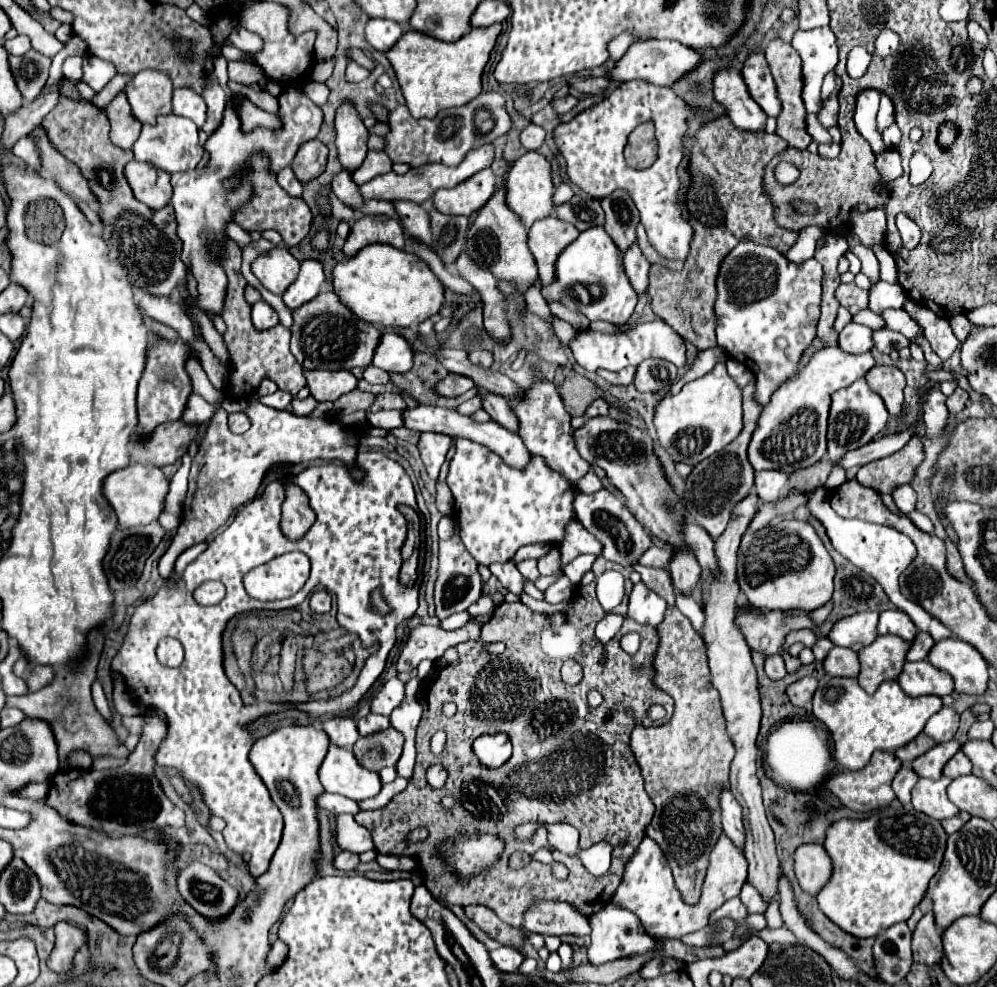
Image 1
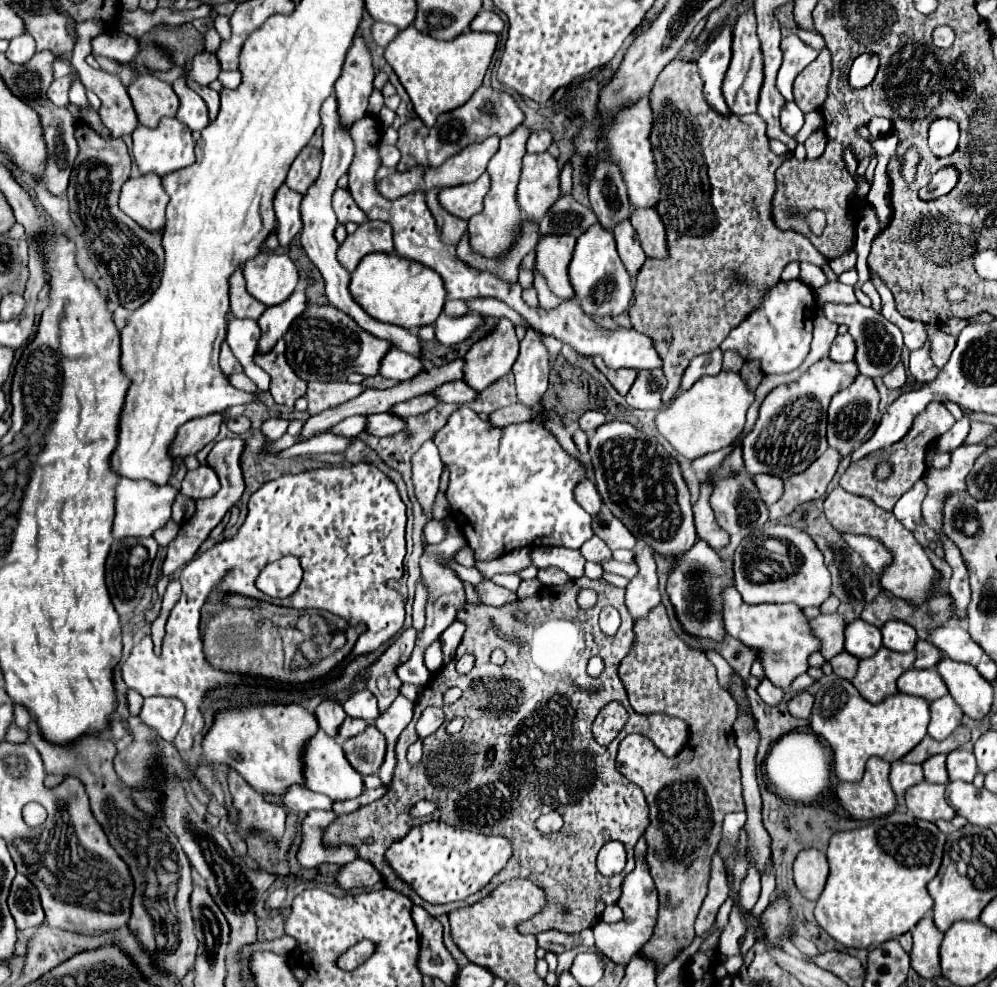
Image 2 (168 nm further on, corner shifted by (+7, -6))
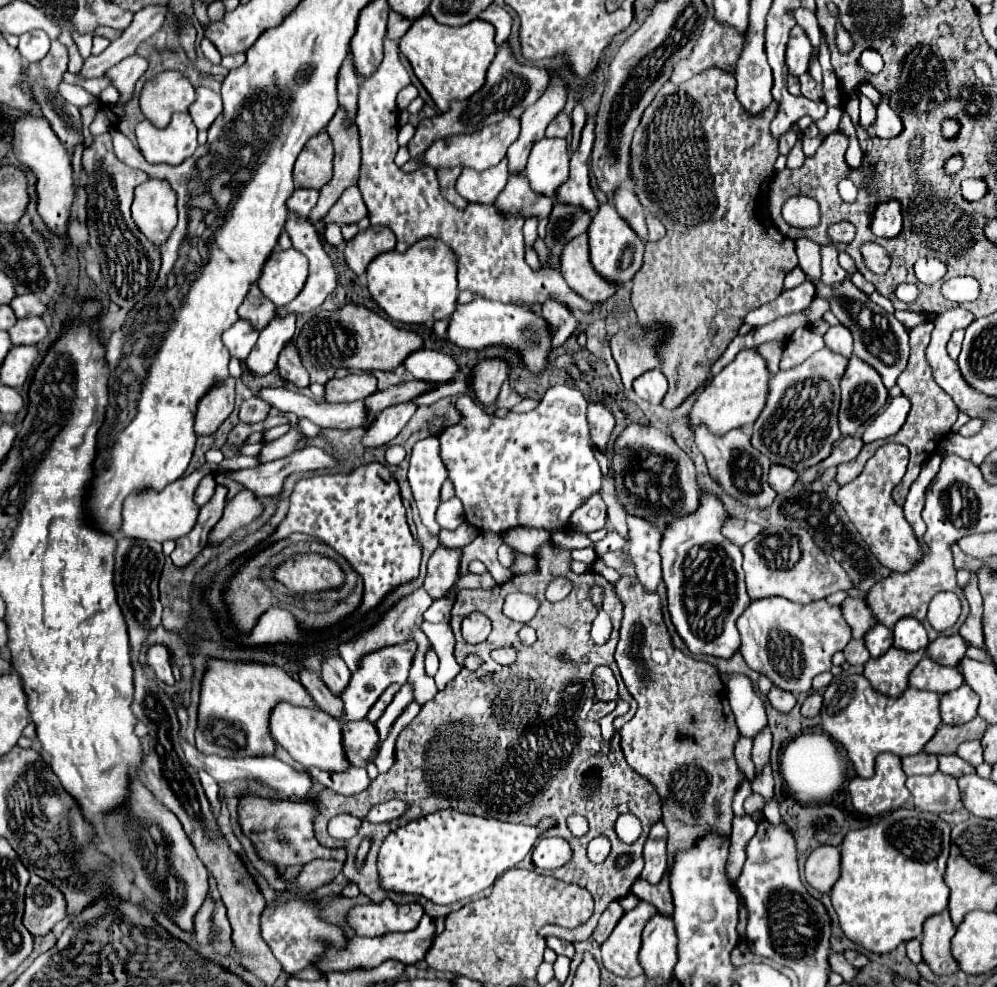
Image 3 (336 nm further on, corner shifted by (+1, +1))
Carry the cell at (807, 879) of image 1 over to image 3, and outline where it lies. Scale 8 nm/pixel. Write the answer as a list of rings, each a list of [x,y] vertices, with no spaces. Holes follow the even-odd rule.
[[[821,845],[821,849],[815,849],[807,861],[805,861],[805,879],[807,883],[817,889],[819,893],[829,893],[835,881],[839,879],[839,849],[831,845]]]

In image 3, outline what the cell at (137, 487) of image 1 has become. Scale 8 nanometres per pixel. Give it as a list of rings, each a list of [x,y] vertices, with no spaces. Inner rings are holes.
[[[205,463],[203,467],[199,467],[197,471],[193,471],[187,477],[179,477],[177,481],[169,483],[161,493],[133,493],[133,497],[125,499],[123,505],[123,523],[121,523],[121,531],[125,533],[125,537],[135,537],[135,539],[147,539],[147,541],[167,541],[167,539],[179,539],[183,535],[187,535],[197,519],[199,507],[193,501],[193,493],[199,485],[199,481],[211,473],[217,465]]]

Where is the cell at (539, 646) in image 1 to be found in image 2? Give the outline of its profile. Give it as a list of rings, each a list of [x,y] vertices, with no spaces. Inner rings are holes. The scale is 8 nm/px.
[[[583,576],[579,580],[569,580],[565,586],[551,586],[551,590],[547,590],[549,588],[543,588],[531,598],[515,600],[499,608],[465,602],[465,606],[457,612],[457,620],[467,626],[457,648],[457,656],[475,654],[475,668],[461,676],[455,672],[455,658],[425,686],[423,698],[415,704],[411,724],[397,738],[397,766],[389,790],[377,802],[371,802],[351,814],[337,816],[323,832],[325,846],[355,846],[359,858],[371,862],[379,870],[387,888],[405,894],[415,906],[425,908],[431,916],[441,916],[461,906],[471,906],[488,896],[493,888],[505,880],[529,878],[547,892],[549,906],[539,916],[523,922],[519,932],[539,934],[559,930],[565,934],[575,934],[585,928],[593,928],[601,920],[601,912],[619,900],[621,884],[635,868],[633,846],[649,826],[649,808],[643,790],[631,784],[615,768],[615,752],[619,742],[627,734],[640,733],[651,738],[667,757],[678,754],[687,742],[689,730],[683,720],[663,714],[639,716],[629,706],[623,682],[617,676],[619,662],[631,650],[635,640],[635,634],[631,632],[633,618],[623,600],[625,588],[615,588],[605,580],[589,580]],[[581,588],[593,588],[599,594],[597,606],[589,612],[581,610],[575,602]],[[519,604],[527,604],[527,624],[513,618],[513,610],[517,610]],[[609,604],[621,614],[621,626],[615,636],[603,634],[597,622],[599,610]],[[487,618],[495,618],[495,624],[499,624],[503,632],[515,634],[527,640],[527,644],[515,646],[497,638],[487,626]],[[495,648],[501,648],[507,656],[503,666],[495,666],[489,660],[489,654]],[[595,654],[599,654],[605,664],[599,678],[591,678],[587,674],[587,662]],[[475,678],[485,682],[481,690],[471,690],[471,682]],[[451,686],[459,686],[463,696],[453,704],[445,704],[443,692]],[[587,686],[595,686],[597,692],[587,694]],[[609,700],[619,702],[629,712],[629,720],[609,746],[599,746],[593,738],[591,724],[599,714],[599,708],[609,704]],[[427,706],[441,708],[445,712],[445,724],[435,734],[421,740],[423,758],[419,764],[411,766],[405,754],[407,748],[419,740],[415,724]],[[455,716],[461,716],[465,724],[457,736],[447,736],[445,728]],[[489,748],[495,750],[493,762],[487,760]],[[419,800],[435,802],[435,814],[427,818],[411,818],[409,808]],[[551,810],[559,812],[565,824],[557,834],[543,834],[535,828],[535,820]],[[429,820],[441,820],[473,832],[507,836],[515,848],[513,858],[503,872],[495,875],[495,880],[491,880],[486,890],[455,904],[427,904],[425,900],[419,900],[419,896],[415,896],[415,892],[403,884],[391,872],[391,868],[387,868],[383,854],[415,824]],[[367,836],[373,836],[373,846],[363,844]],[[609,840],[619,840],[627,850],[625,872],[613,878],[605,878],[595,866],[601,846]]]

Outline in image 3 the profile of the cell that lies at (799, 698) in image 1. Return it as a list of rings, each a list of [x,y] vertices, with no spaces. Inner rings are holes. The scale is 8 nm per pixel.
[[[809,693],[807,699],[805,699],[803,705],[801,705],[801,713],[803,713],[805,717],[815,717],[815,715],[819,715],[821,701],[823,701],[823,699],[821,699],[819,693]]]

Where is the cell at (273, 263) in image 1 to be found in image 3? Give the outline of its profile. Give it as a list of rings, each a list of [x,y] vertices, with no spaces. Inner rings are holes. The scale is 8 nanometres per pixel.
[[[293,247],[283,251],[275,249],[265,261],[265,269],[257,281],[259,289],[277,307],[291,303],[303,289],[307,279],[307,257],[297,253]]]

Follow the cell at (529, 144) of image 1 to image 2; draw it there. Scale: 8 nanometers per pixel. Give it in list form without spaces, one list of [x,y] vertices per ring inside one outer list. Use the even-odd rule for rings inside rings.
[[[539,130],[539,132],[533,132],[531,136],[529,136],[529,140],[527,140],[527,152],[545,152],[549,146],[551,146],[551,142],[553,142],[553,136],[551,136],[551,132],[547,132],[547,130]]]

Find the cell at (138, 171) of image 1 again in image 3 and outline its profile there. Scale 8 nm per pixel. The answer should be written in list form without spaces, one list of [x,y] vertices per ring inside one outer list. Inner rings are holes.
[[[147,179],[137,185],[133,197],[133,221],[141,233],[155,245],[163,245],[177,223],[177,195],[163,179]]]

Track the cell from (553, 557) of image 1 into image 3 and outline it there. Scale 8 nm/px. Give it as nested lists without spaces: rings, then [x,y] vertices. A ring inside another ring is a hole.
[[[503,543],[503,545],[499,547],[499,561],[501,561],[501,565],[511,567],[511,565],[515,563],[515,555],[517,555],[517,551],[515,551],[513,547],[509,547],[507,543]]]

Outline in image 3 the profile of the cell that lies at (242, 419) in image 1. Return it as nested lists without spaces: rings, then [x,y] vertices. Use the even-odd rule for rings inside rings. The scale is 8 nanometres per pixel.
[[[251,397],[251,399],[243,401],[243,405],[239,409],[239,421],[243,421],[243,423],[259,423],[259,421],[263,421],[267,417],[269,409],[271,407],[265,401],[261,401],[259,397]]]

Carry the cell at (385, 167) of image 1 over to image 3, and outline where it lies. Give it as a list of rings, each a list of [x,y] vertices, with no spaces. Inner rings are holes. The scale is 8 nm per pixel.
[[[339,109],[335,117],[327,125],[327,133],[335,147],[335,161],[333,161],[333,177],[319,189],[319,201],[313,207],[311,215],[307,217],[313,225],[319,225],[323,215],[335,205],[341,193],[357,183],[359,177],[359,135],[355,127],[347,127],[345,113]]]

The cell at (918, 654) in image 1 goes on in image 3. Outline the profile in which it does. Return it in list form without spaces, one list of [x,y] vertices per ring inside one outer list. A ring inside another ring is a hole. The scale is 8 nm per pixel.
[[[959,633],[951,637],[937,637],[927,645],[927,657],[939,665],[957,665],[965,657],[965,639]]]

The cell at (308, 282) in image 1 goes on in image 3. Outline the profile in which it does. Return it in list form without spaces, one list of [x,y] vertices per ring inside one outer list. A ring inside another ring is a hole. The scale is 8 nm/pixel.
[[[289,313],[289,317],[275,317],[259,333],[257,345],[247,357],[247,367],[253,375],[267,375],[275,369],[279,351],[291,341],[295,333],[295,319],[297,317],[293,317],[293,313]]]

